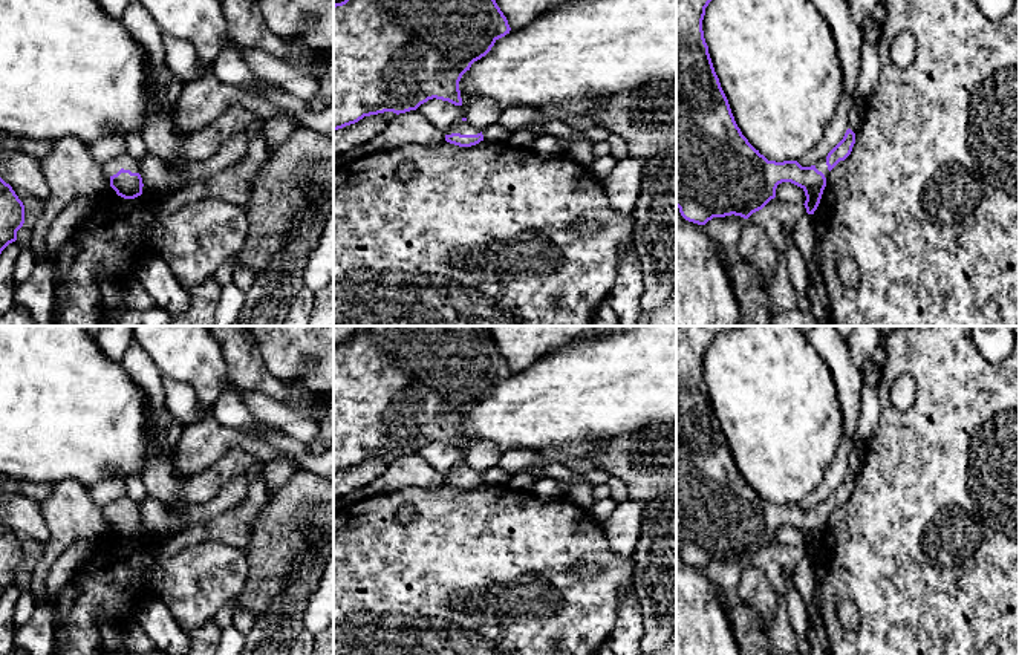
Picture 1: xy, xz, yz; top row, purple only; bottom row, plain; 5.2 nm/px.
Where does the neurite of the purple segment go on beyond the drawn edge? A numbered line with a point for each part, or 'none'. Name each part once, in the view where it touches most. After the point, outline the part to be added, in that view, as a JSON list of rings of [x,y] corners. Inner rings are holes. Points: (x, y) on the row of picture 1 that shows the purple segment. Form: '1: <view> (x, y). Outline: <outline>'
1: xz (462, 127). Outline: [[[461,121],[461,122],[454,124],[454,125],[447,132],[447,135],[451,135],[451,133],[477,135],[477,133],[480,133],[480,132],[482,132],[482,130],[476,129],[476,127],[471,125],[470,122]]]

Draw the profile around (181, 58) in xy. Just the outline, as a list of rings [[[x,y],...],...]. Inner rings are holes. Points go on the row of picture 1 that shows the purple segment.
[[[162,34],[162,43],[165,51],[165,64],[170,73],[182,80],[182,83],[190,83],[203,77],[214,75],[214,63],[203,66],[194,46],[185,40]]]

